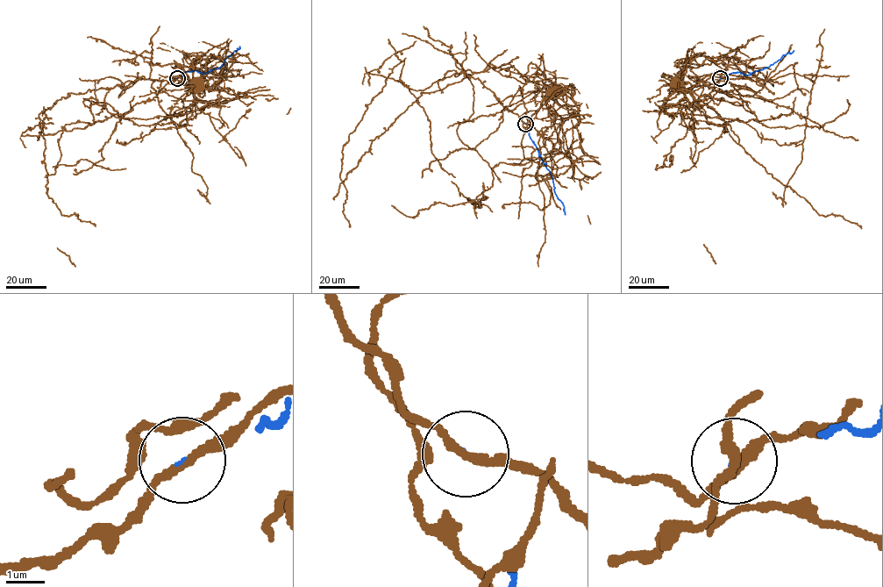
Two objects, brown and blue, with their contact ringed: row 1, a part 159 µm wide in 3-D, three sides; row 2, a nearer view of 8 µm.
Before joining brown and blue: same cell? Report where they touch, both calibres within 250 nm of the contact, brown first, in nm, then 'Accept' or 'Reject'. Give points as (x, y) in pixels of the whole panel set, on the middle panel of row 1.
Place: (525, 124). Thickness 220 nm (brown) against 50 nm. Reject

